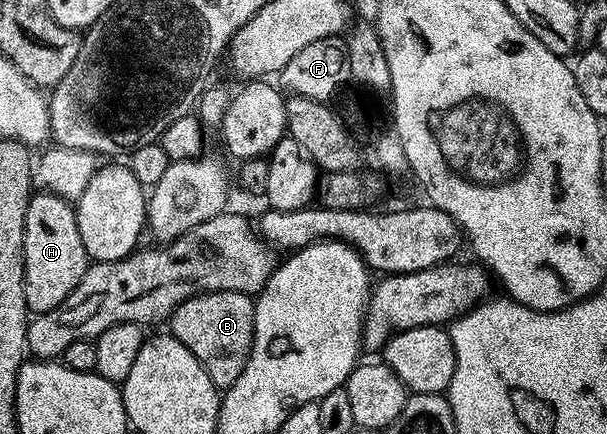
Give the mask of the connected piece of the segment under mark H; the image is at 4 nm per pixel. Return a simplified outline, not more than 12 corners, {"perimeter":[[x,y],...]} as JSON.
{"perimeter":[[36,192],[25,215],[25,299],[54,311],[89,264],[75,205]]}

